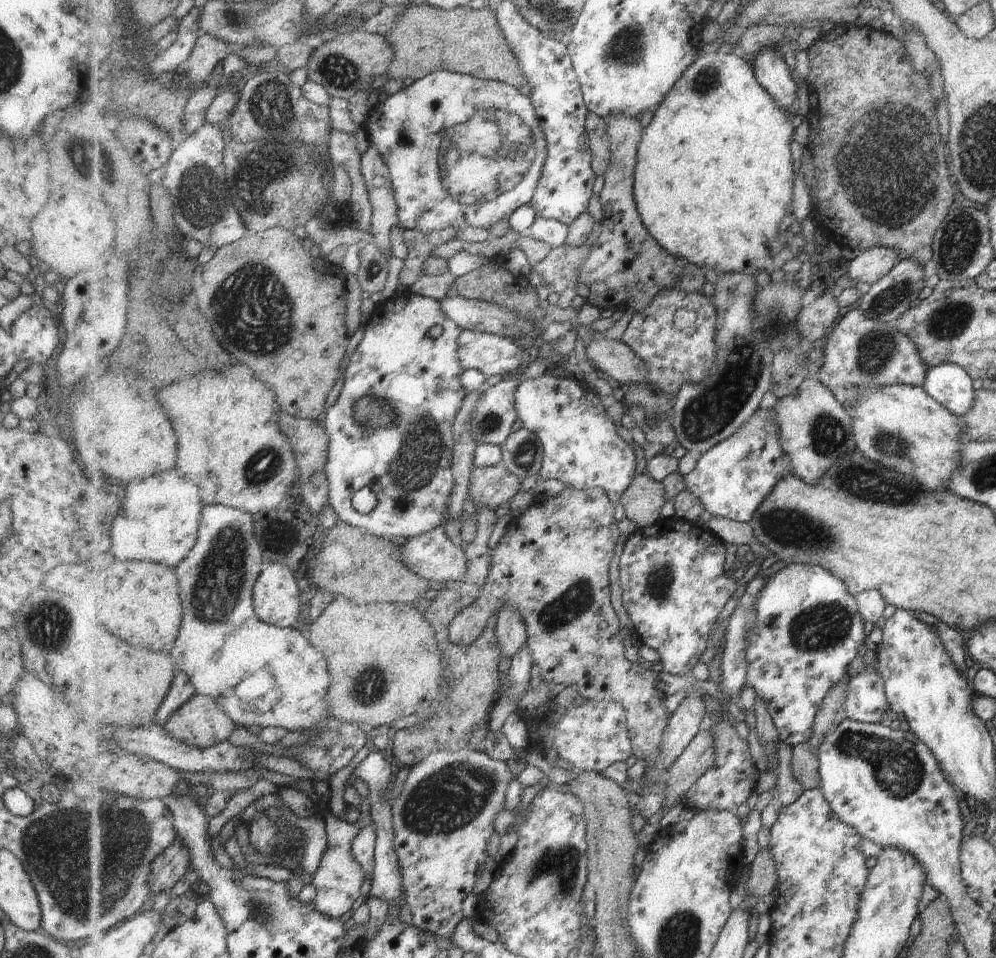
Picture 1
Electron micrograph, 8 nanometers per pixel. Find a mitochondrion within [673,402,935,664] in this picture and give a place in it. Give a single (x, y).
(893, 491)

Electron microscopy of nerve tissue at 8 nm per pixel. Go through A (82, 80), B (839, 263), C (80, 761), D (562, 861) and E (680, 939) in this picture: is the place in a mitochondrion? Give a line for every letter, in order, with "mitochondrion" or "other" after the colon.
A: other
B: other
C: other
D: mitochondrion
E: mitochondrion

